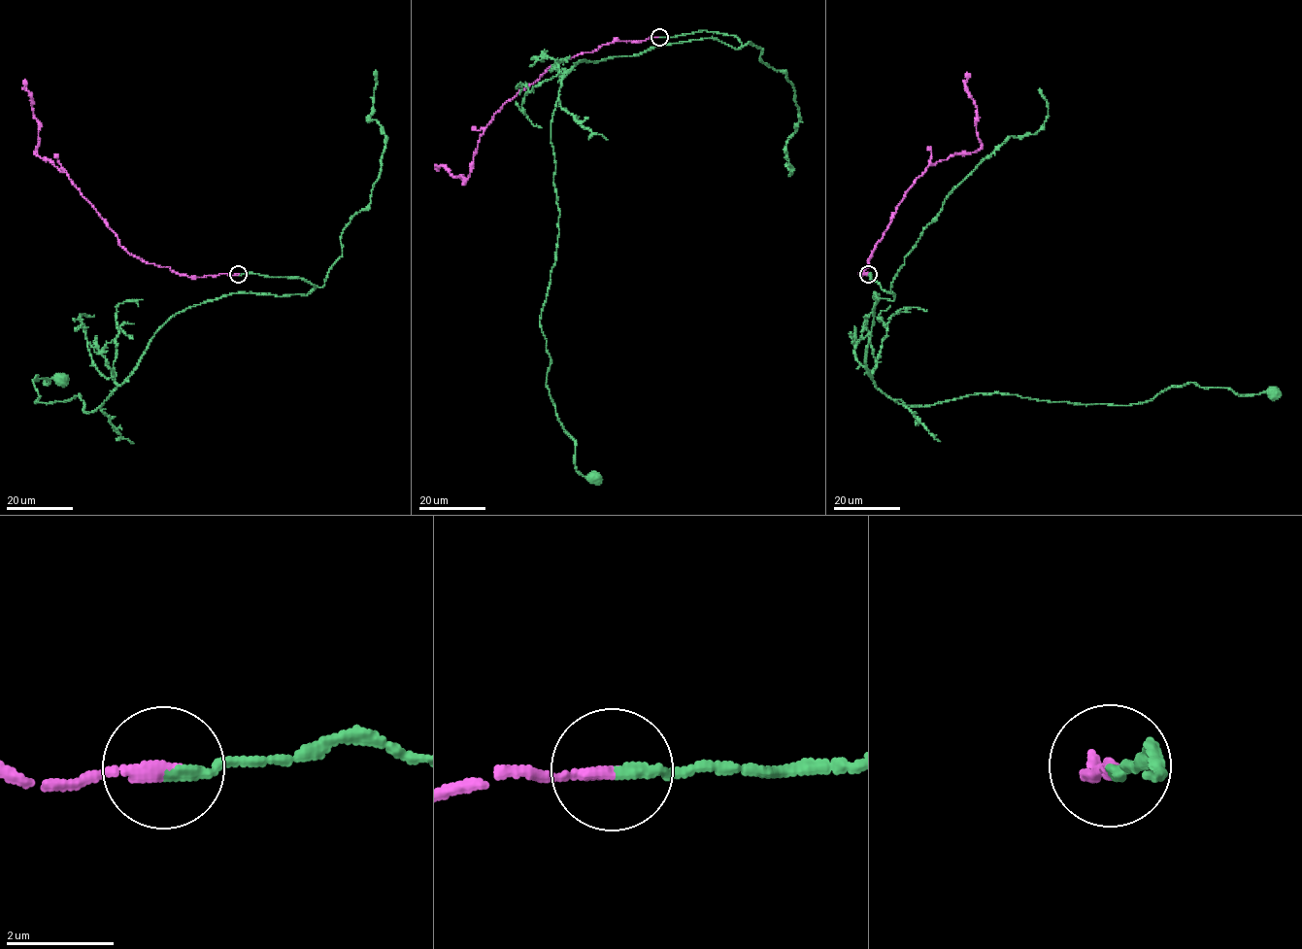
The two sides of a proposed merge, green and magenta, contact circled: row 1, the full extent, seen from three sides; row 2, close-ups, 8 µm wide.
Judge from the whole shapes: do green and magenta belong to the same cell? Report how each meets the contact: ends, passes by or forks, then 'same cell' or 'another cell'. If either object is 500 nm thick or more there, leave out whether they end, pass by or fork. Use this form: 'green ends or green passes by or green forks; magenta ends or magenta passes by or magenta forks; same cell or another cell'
green ends; magenta ends; same cell

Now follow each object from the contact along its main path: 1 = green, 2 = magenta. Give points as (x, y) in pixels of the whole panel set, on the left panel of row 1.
1: (238, 274), (316, 287), (225, 294), (174, 314), (89, 412), (80, 394), (35, 401), (36, 375), (62, 378)
2: (238, 274), (190, 278), (148, 263), (119, 244), (115, 232), (66, 174), (36, 153), (39, 121), (22, 81)

